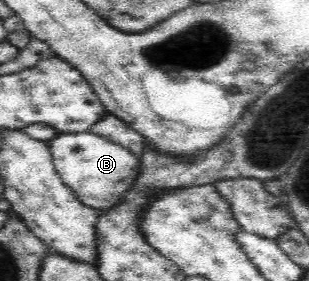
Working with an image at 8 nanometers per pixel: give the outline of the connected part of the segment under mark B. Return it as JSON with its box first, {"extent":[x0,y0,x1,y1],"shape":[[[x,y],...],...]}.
{"extent":[48,131,143,215],"shape":[[[88,131],[61,133],[61,137],[57,135],[57,139],[48,145],[62,183],[85,207],[99,212],[100,215],[125,202],[127,193],[133,189],[143,169],[142,155],[129,149],[129,146],[109,141]]]}

